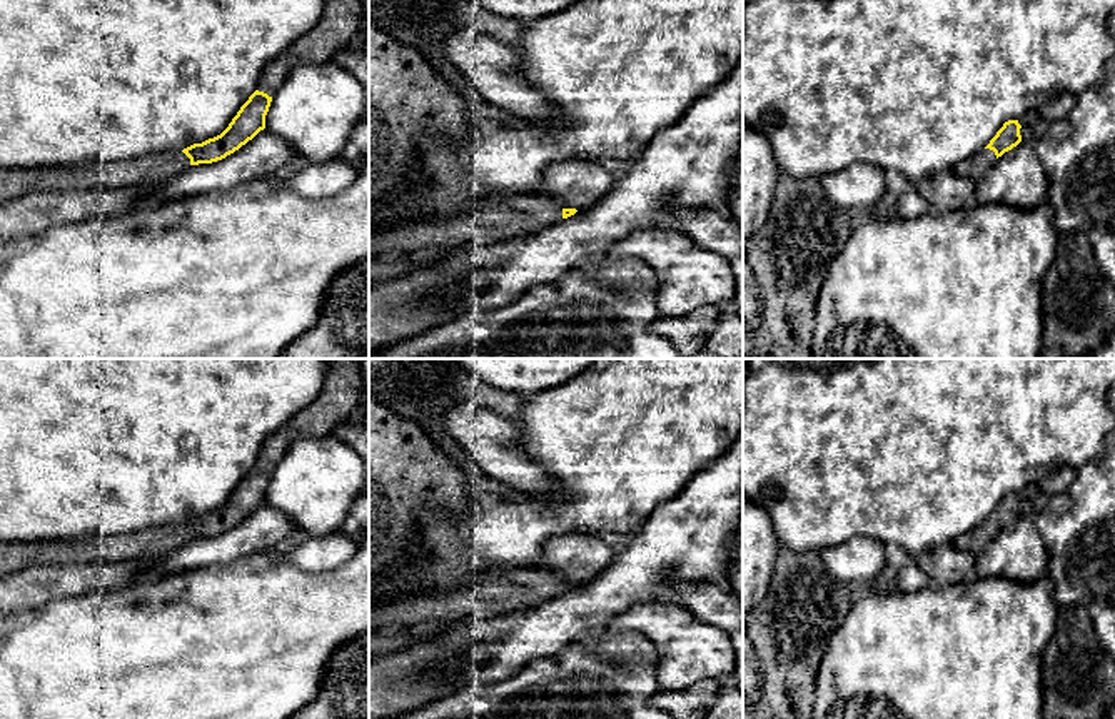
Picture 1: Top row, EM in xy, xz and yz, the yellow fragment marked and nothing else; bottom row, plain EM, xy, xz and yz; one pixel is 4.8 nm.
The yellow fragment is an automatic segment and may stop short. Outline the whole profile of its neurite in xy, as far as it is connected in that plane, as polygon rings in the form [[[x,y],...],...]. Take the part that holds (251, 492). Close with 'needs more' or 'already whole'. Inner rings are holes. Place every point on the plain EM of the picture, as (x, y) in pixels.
[[[325,359],[327,375],[320,392],[279,427],[262,445],[255,465],[217,510],[184,524],[149,530],[70,541],[0,542],[0,579],[32,566],[125,564],[154,561],[190,539],[225,532],[265,502],[272,470],[299,439],[320,439],[349,420],[364,400],[361,359]]] | needs more

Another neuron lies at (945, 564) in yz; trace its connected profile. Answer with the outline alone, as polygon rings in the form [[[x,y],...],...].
[[[950,544],[920,552],[913,562],[926,574],[931,587],[946,587],[976,579],[975,556]]]

